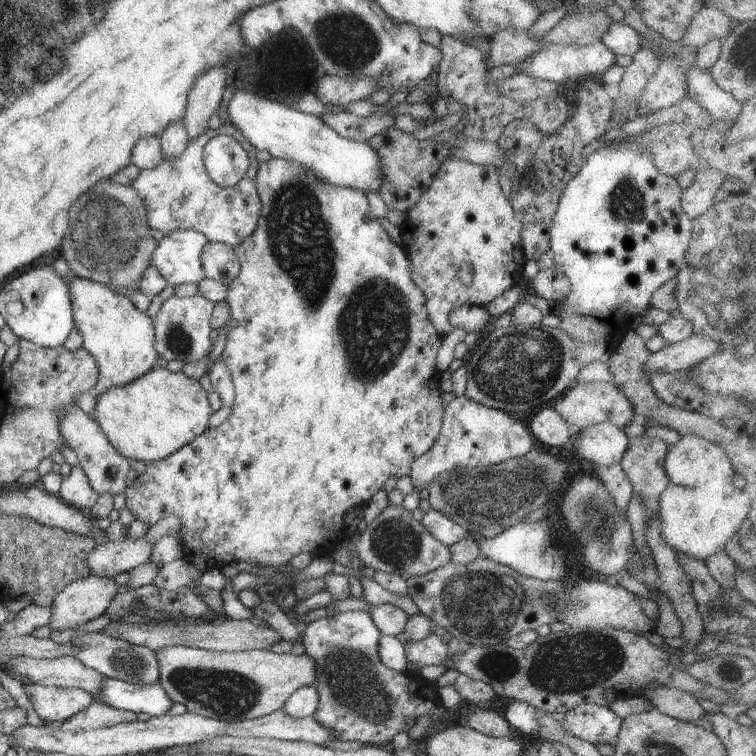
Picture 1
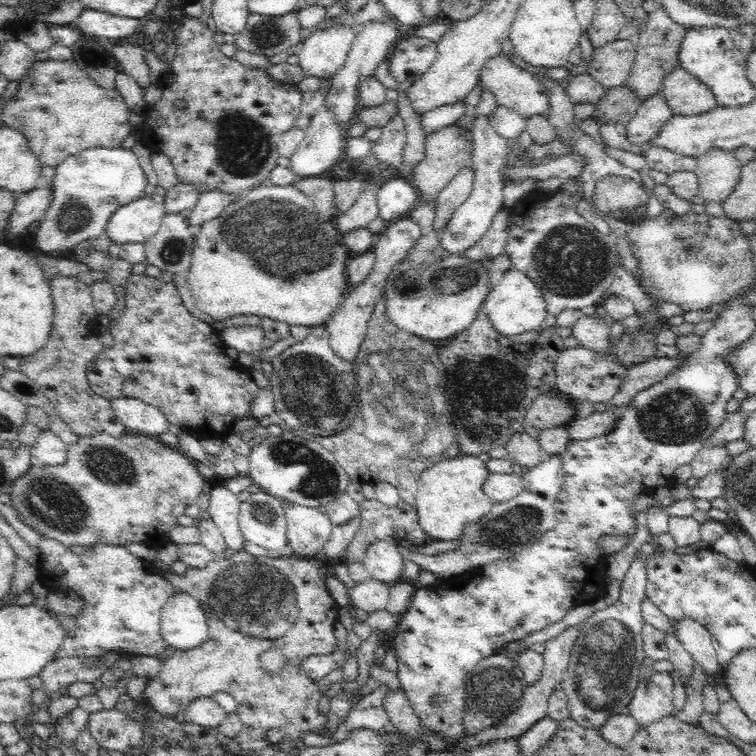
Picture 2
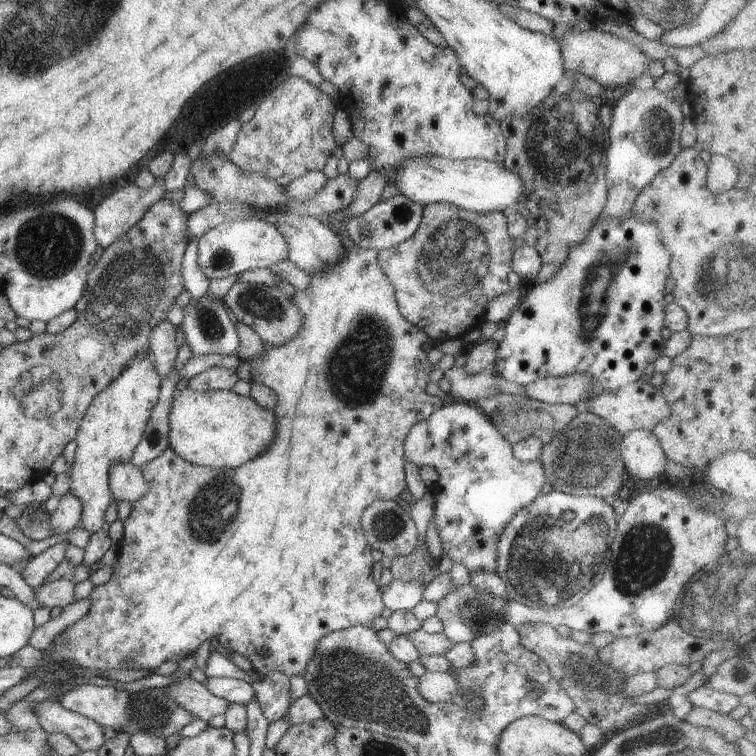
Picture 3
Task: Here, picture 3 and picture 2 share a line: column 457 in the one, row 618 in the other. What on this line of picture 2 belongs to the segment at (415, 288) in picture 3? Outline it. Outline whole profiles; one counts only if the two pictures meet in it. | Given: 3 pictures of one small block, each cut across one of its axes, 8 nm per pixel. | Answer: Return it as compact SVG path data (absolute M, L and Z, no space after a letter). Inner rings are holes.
M248 551L235 552L231 557L215 557L213 558L204 568L192 568L188 566L186 574L184 576L178 576L175 572L158 570L162 577L168 579L168 583L172 583L174 587L180 588L186 594L192 596L199 602L199 606L205 612L207 623L209 626L209 637L208 640L202 642L202 644L196 646L191 652L183 652L181 650L176 650L174 654L164 659L161 665L160 674L156 675L156 678L147 681L144 692L141 694L142 701L144 701L144 706L147 710L152 710L160 712L169 717L174 717L178 713L182 713L186 710L187 705L196 700L196 698L212 697L218 692L228 692L232 698L236 701L237 715L242 719L243 729L241 732L235 736L234 741L238 743L241 751L259 752L262 748L271 745L267 740L266 732L272 730L272 728L278 728L281 731L289 731L291 734L296 734L302 731L312 731L314 733L324 730L327 721L327 715L320 714L318 712L318 699L320 698L320 690L318 689L318 684L316 680L310 678L302 668L302 662L308 658L310 655L314 654L330 654L336 650L336 637L334 634L334 624L338 621L338 611L340 607L335 604L332 595L328 592L326 581L322 580L318 570L322 566L326 566L326 561L323 557L295 557L295 558L268 558L267 556L258 556L250 554ZM267 646L276 646L280 648L280 652L286 658L286 665L282 668L280 673L270 673L266 672L264 668L261 668L260 654L264 652Z

